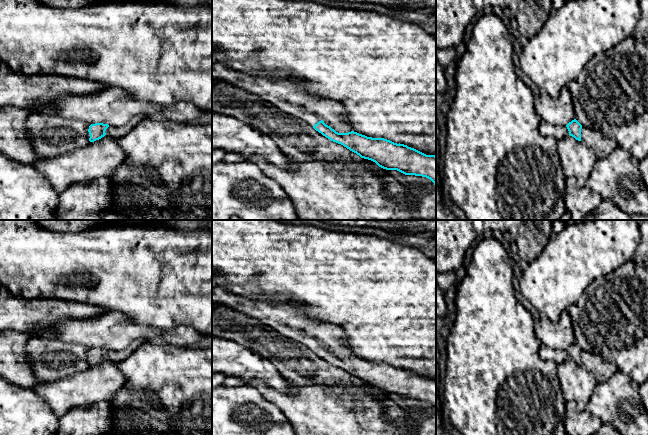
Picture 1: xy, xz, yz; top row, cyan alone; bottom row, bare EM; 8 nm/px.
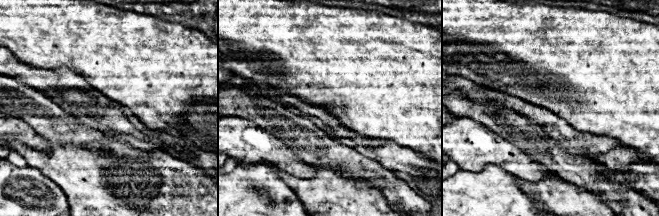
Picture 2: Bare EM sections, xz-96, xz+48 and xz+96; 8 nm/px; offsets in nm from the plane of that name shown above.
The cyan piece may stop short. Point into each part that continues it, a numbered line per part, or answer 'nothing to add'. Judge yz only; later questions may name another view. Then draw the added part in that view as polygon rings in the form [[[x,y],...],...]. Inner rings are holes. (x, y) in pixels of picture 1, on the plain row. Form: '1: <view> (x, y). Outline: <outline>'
1: yz (546, 353). Outline: [[[544,344],[540,345],[539,356],[542,361],[552,361],[555,363],[561,363],[569,359],[569,355],[566,350],[556,350]]]

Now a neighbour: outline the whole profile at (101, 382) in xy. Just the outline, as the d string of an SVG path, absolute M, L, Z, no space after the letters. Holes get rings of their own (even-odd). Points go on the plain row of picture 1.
M105 359L99 364L66 378L46 382L38 381L33 390L49 404L57 417L61 417L72 408L91 406L101 401L112 402L115 395L123 388L124 383L125 377L117 363Z

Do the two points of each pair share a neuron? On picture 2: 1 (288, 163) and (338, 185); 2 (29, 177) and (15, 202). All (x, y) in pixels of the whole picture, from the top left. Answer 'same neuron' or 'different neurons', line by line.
1: different neurons
2: same neuron

